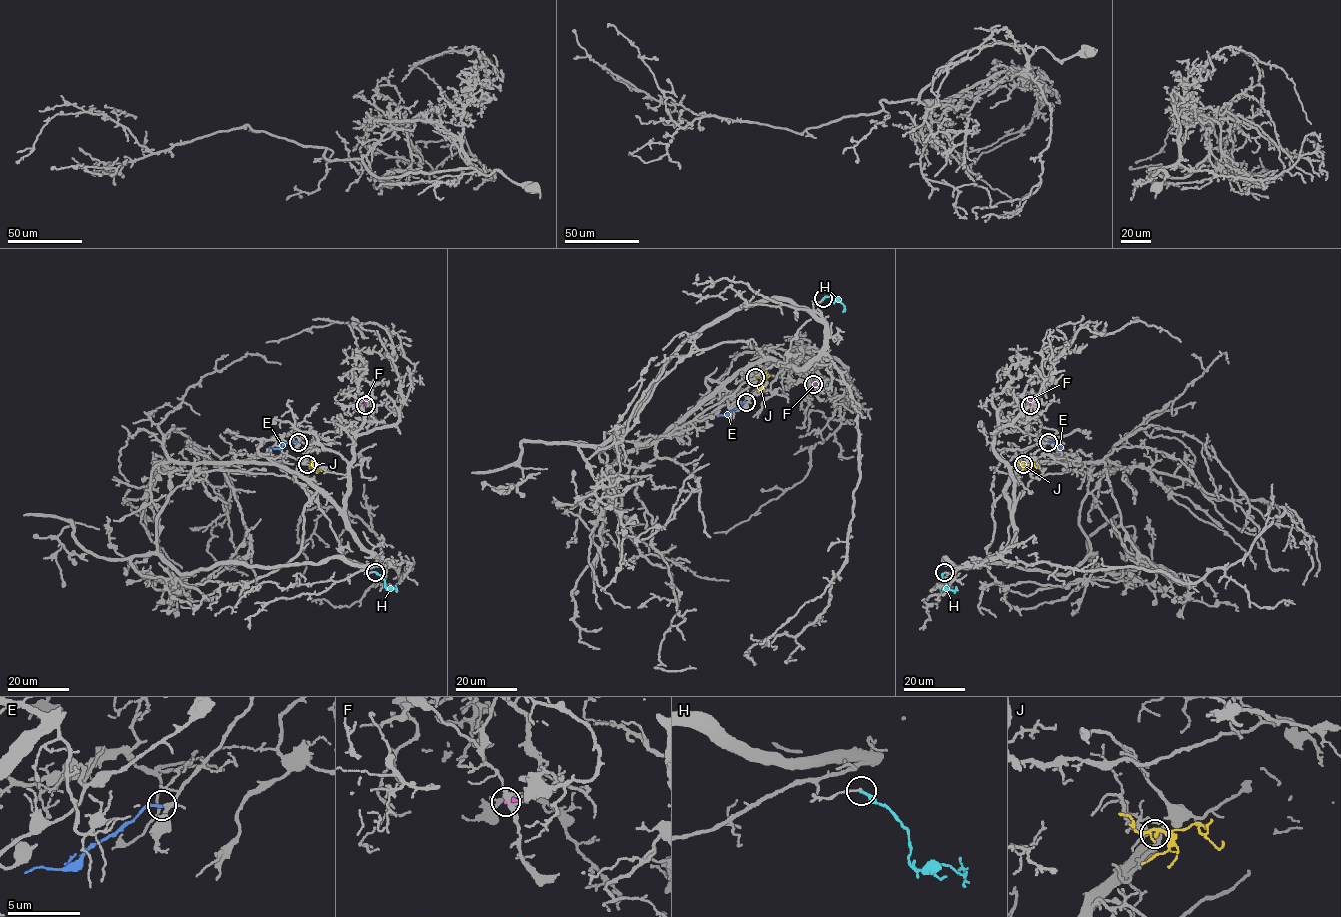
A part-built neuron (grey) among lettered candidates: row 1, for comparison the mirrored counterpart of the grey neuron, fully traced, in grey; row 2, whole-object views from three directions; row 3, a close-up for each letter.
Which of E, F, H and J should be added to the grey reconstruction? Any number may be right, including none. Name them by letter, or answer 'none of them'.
E, J

